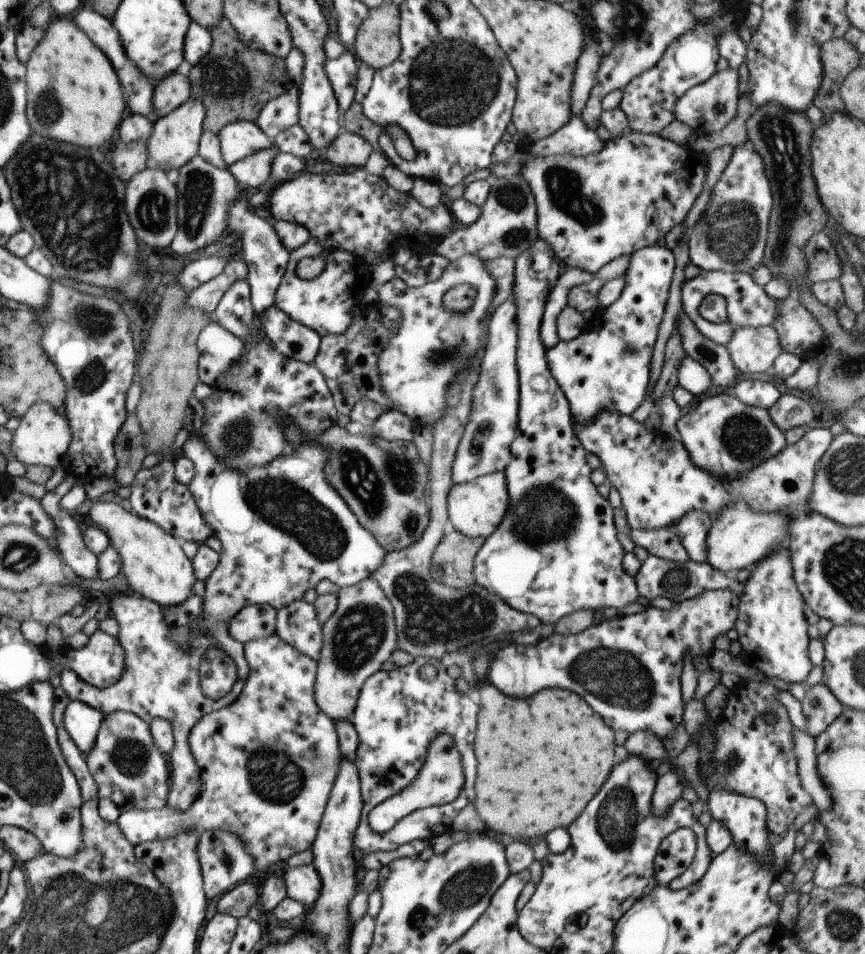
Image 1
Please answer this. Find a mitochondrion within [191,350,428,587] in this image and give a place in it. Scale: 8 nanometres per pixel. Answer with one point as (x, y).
(278, 501)

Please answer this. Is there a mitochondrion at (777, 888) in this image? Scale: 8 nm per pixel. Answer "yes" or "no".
no

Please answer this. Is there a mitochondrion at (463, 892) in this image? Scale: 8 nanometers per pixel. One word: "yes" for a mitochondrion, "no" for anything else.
yes

